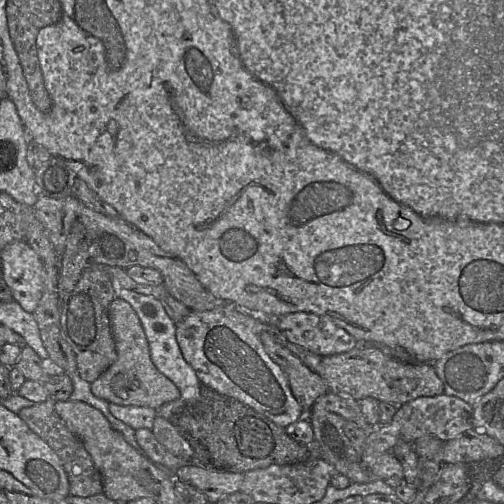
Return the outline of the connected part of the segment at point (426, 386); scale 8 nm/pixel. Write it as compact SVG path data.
M358 345L345 353L322 357L317 374L325 381L328 392L354 400L370 397L379 402L401 406L419 397L444 394L444 385L433 365L434 363L403 363L380 349Z

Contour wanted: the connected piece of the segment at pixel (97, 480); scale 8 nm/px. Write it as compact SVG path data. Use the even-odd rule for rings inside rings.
M47 399L42 403L35 403L33 406L21 409L18 415L59 457L67 475L71 496L90 497L102 494L103 487L100 473L81 440L67 428L65 422L56 413L55 403L56 401Z

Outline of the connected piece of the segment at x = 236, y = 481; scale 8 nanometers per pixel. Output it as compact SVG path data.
M189 463L171 474L176 482L186 483L202 492L208 503L216 503L225 495L239 492L244 478L243 473L217 471L196 463Z

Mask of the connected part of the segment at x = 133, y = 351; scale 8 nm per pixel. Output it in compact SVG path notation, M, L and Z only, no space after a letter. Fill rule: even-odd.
M117 297L109 306L109 318L117 358L98 379L90 384L92 394L109 404L149 407L155 410L163 404L179 399L178 388L152 363L146 334L133 307L127 301Z

